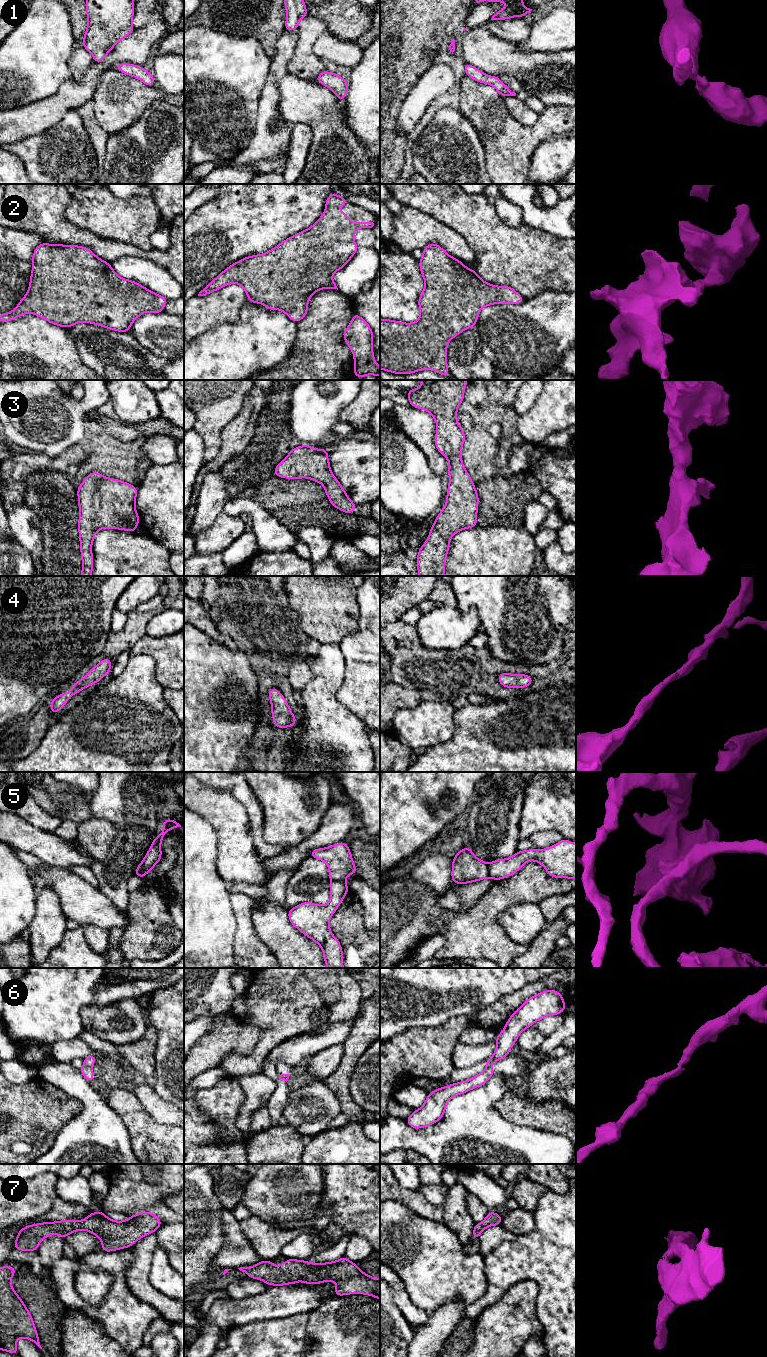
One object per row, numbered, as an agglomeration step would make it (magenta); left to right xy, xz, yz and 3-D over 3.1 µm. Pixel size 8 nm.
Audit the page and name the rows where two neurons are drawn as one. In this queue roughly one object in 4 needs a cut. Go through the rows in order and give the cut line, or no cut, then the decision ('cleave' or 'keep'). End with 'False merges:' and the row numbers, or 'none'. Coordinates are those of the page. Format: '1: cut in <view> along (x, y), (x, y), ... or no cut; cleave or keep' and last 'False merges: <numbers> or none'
1: no cut; keep
2: no cut; keep
3: no cut; keep
4: no cut; keep
5: cut in xz along (331, 880), (341, 880), (344, 882); cleave
6: no cut; keep
7: no cut; keep
False merges: 5

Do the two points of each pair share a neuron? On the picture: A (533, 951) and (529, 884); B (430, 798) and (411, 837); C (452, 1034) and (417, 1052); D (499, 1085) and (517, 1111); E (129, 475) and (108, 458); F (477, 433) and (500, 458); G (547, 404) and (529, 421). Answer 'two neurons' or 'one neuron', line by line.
A: two neurons
B: one neuron
C: one neuron
D: two neurons
E: one neuron
F: two neurons
G: one neuron

